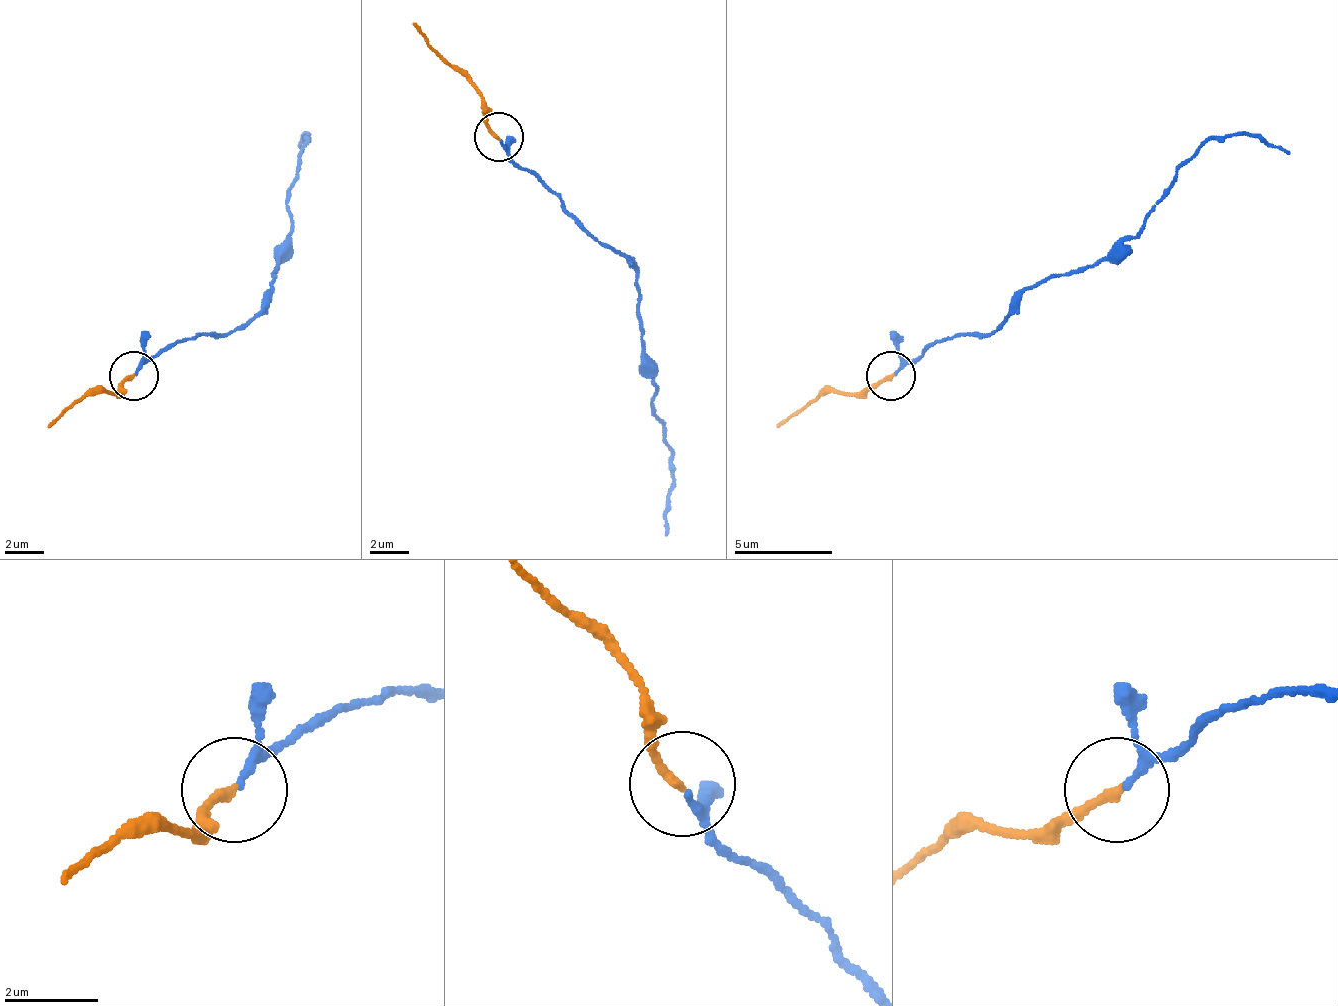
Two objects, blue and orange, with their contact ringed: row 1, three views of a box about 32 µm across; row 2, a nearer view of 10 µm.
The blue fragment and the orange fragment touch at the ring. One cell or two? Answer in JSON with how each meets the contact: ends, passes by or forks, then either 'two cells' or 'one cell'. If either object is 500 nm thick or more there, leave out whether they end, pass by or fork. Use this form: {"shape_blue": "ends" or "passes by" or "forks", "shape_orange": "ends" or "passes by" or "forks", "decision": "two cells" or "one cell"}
{"shape_blue": "passes by", "shape_orange": "ends", "decision": "one cell"}

